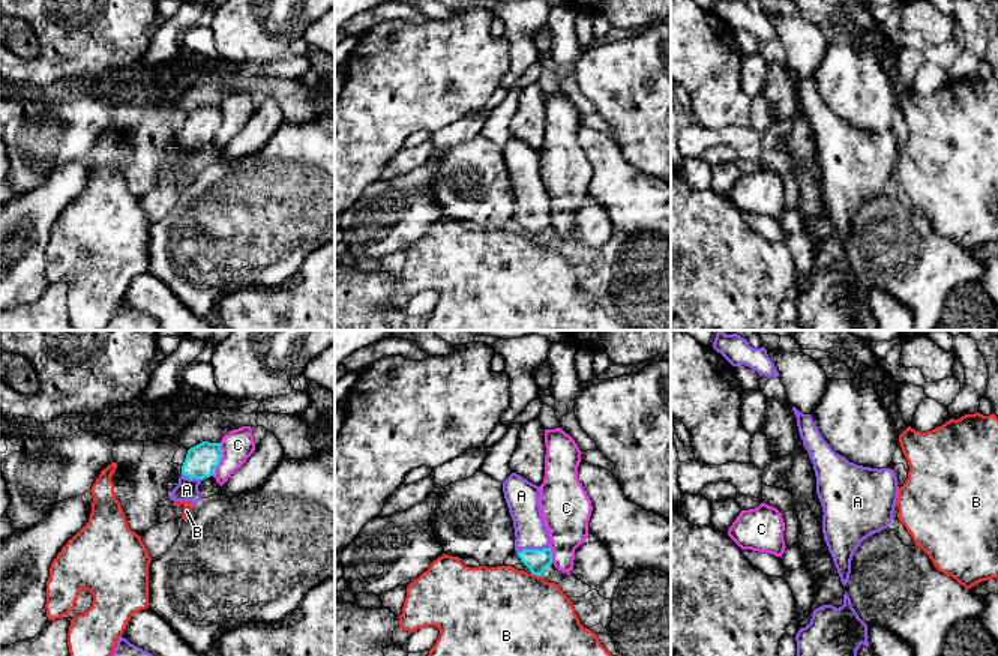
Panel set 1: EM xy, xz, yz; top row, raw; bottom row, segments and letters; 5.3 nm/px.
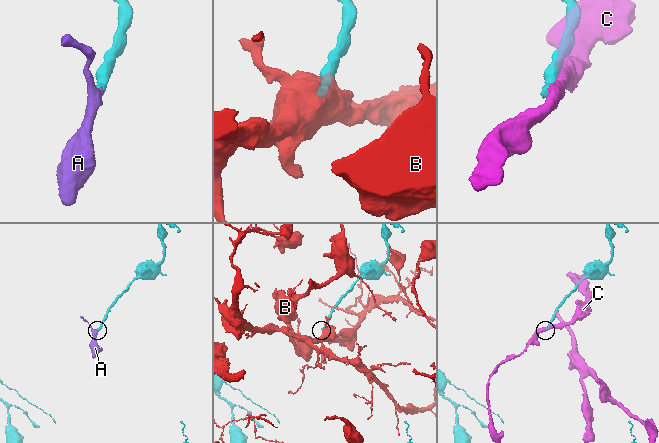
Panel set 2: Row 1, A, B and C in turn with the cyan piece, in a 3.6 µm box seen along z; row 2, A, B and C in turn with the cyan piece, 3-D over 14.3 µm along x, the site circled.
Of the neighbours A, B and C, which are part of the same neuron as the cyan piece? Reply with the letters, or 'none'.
A

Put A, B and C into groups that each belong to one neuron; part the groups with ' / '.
A / B / C

